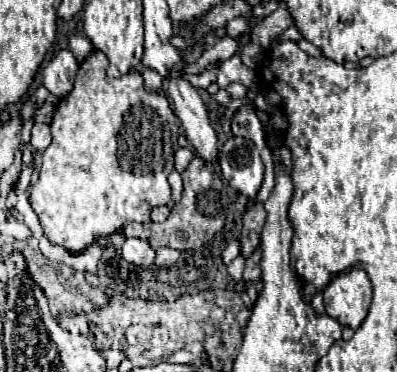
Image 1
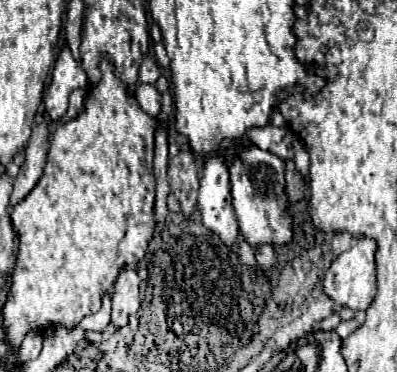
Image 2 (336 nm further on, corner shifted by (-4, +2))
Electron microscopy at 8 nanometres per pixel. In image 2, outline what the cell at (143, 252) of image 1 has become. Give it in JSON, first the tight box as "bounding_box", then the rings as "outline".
{"bounding_box":[111,269,139,329],"outline":[[[123,269],[115,287],[113,287],[113,311],[111,311],[111,323],[115,329],[127,325],[127,319],[131,313],[137,313],[139,309],[139,277],[133,269]]]}

